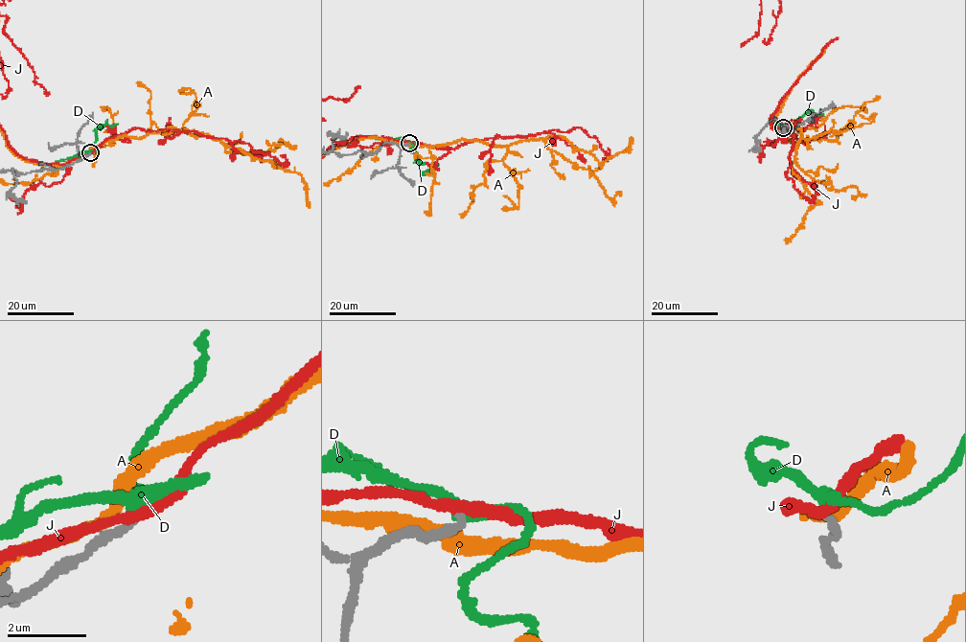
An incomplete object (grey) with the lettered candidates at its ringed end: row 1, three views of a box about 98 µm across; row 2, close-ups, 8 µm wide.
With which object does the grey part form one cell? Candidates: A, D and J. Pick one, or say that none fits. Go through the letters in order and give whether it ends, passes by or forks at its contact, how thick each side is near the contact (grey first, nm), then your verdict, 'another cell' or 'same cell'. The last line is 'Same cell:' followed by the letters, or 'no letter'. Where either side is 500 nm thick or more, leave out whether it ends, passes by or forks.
A: it passes by | 280/280 nm | another cell
D: it passes by | 200/340 nm | same cell
J: it passes by | 200/240 nm | another cell
Same cell: D

